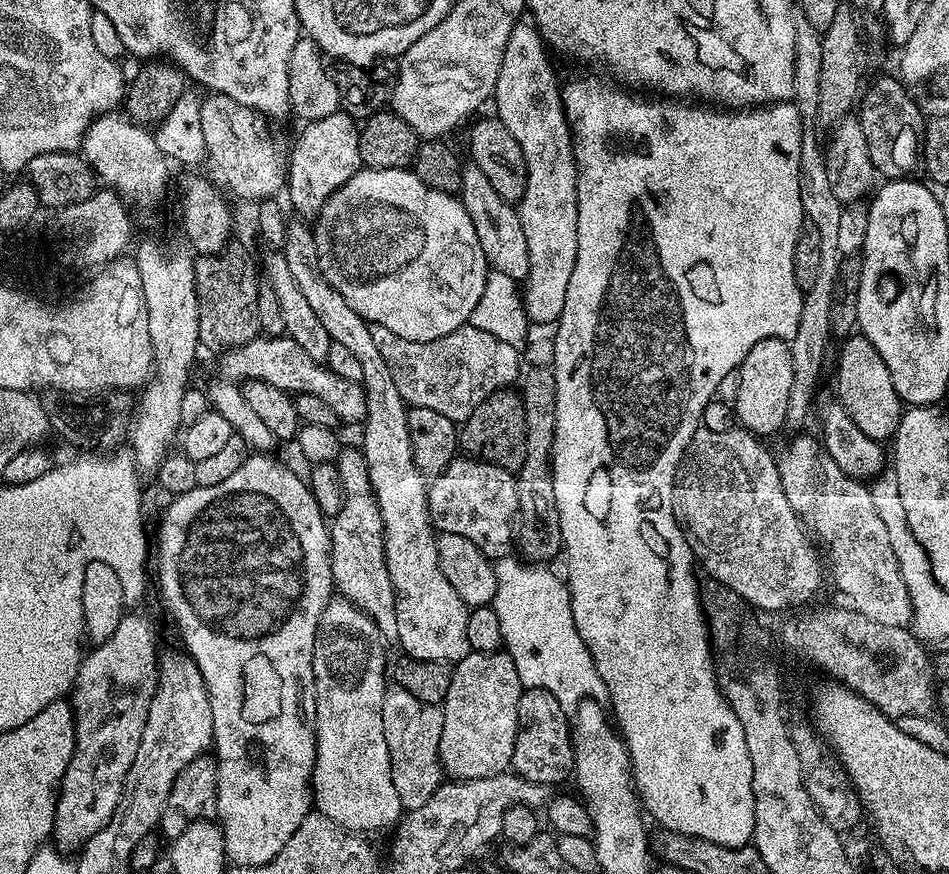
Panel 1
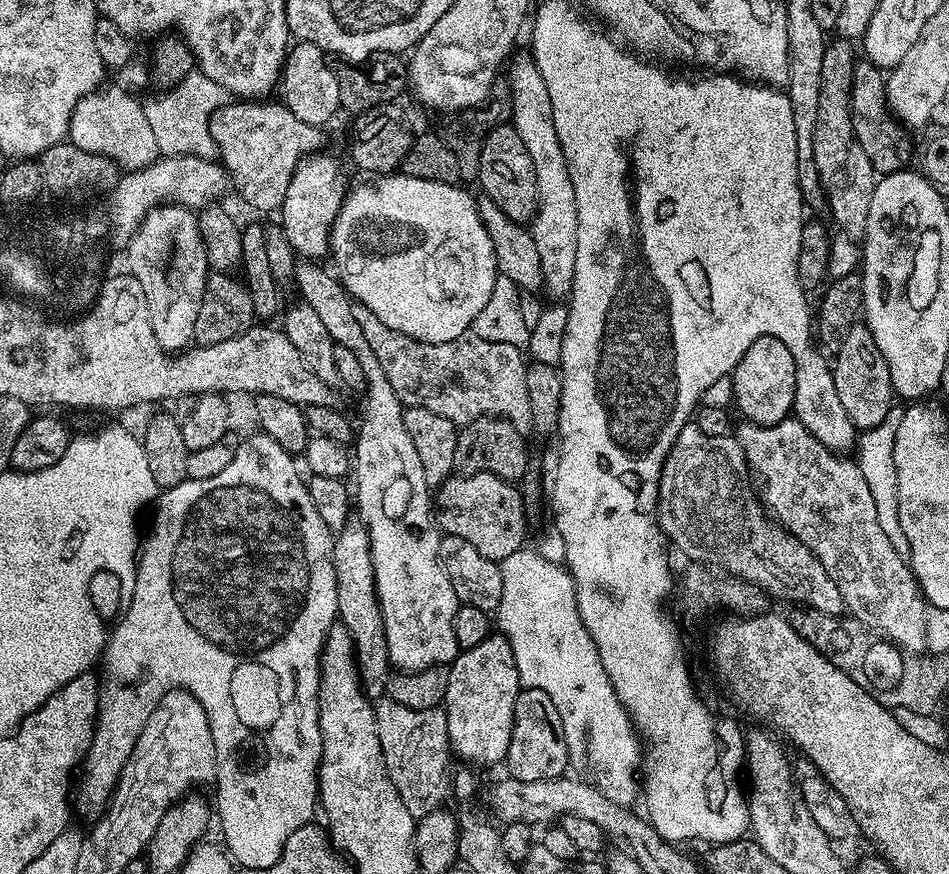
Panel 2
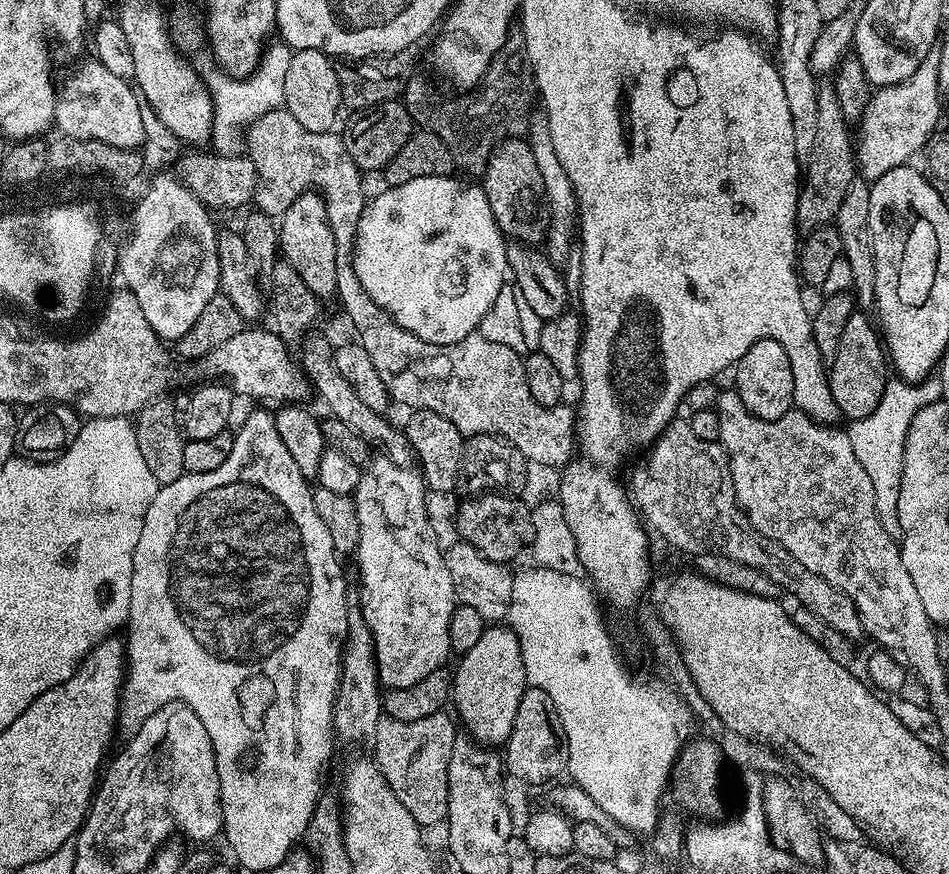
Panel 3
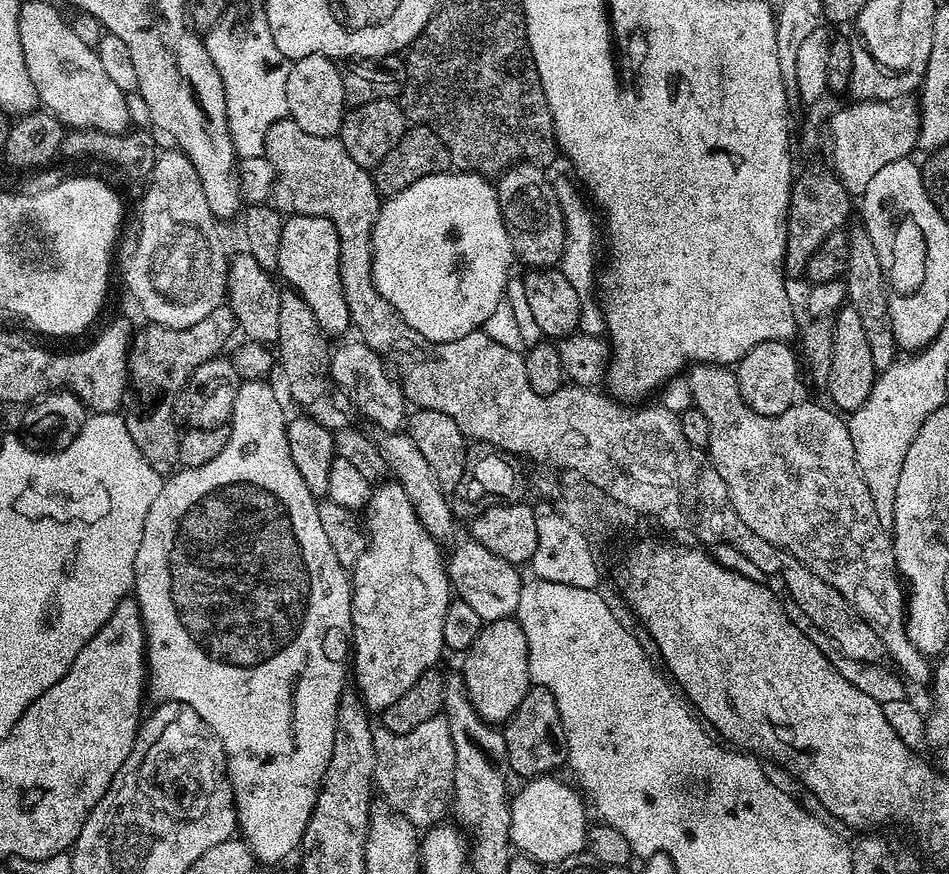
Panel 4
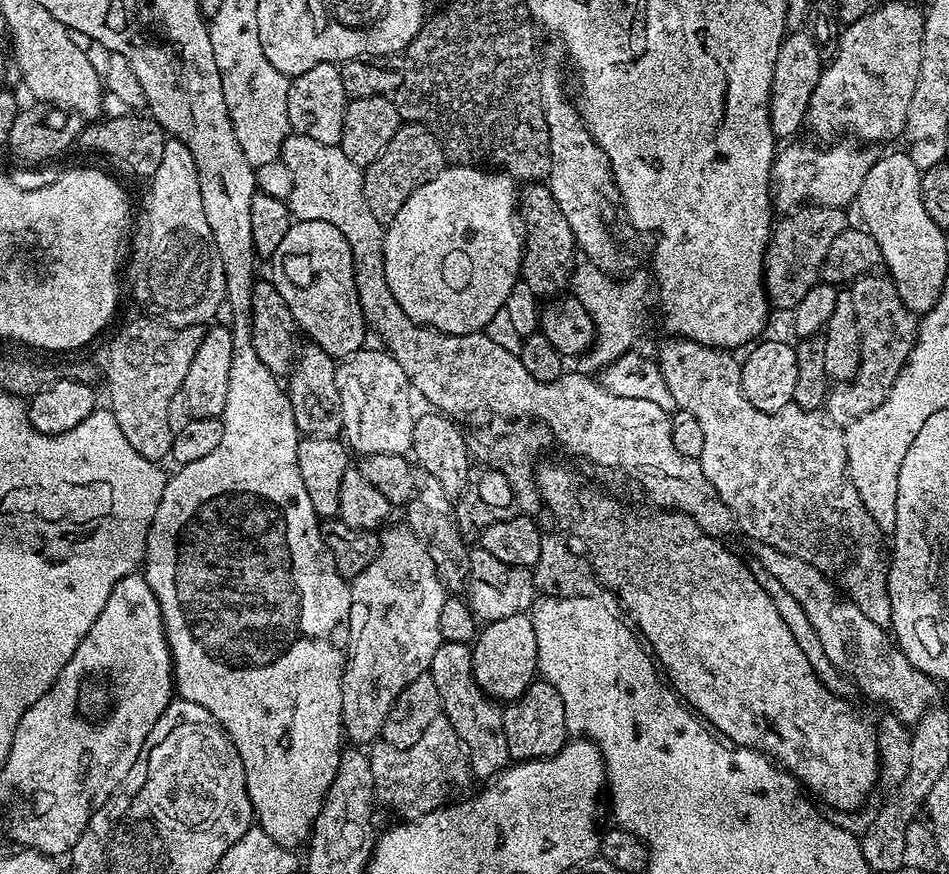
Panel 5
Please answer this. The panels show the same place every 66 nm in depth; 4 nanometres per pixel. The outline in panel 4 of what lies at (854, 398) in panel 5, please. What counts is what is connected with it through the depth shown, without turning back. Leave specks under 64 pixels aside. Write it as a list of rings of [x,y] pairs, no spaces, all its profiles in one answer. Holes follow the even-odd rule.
[[[856,226],[848,232],[848,286],[847,303],[858,310],[862,317],[862,326],[866,330],[866,338],[870,341],[870,354],[874,354],[874,366],[883,370],[897,359],[898,349],[892,333],[892,319],[888,313],[888,286],[884,282],[882,266],[878,262],[878,250],[874,250],[874,242],[870,242],[870,234],[862,226]]]

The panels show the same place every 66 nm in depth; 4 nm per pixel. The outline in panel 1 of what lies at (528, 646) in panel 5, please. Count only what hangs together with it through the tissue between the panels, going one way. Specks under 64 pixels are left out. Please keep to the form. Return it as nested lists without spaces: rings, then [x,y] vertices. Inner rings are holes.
[[[507,650],[498,652],[469,651],[467,656],[455,661],[450,678],[450,690],[446,690],[443,702],[444,721],[442,722],[442,742],[440,743],[440,763],[453,781],[490,778],[512,767],[514,742],[518,730],[518,702],[522,685],[518,670]]]

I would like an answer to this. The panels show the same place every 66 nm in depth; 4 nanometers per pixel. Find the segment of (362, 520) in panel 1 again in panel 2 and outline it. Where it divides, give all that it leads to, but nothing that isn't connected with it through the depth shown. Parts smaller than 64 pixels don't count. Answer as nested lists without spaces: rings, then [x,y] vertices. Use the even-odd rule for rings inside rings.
[[[349,519],[340,532],[335,533],[332,542],[332,561],[334,578],[338,586],[338,618],[352,636],[356,647],[356,663],[360,670],[361,685],[369,697],[380,698],[385,695],[386,681],[390,675],[386,634],[380,613],[380,603],[376,597],[374,582],[374,562],[370,554],[368,527],[359,519]]]

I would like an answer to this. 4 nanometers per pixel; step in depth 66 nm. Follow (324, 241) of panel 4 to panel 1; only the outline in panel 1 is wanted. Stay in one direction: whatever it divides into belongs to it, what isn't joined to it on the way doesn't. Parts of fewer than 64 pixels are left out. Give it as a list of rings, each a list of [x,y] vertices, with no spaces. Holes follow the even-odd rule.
[[[344,111],[335,112],[326,118],[307,121],[300,137],[292,144],[292,153],[286,156],[286,193],[295,215],[300,218],[315,218],[322,206],[354,174],[359,172],[361,125]]]

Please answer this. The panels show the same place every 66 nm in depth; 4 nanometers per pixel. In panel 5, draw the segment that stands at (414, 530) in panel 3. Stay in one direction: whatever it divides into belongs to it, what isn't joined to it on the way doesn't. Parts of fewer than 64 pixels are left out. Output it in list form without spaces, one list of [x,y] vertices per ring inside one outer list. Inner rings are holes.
[[[406,526],[400,528],[385,527],[379,533],[380,548],[373,555],[371,562],[366,566],[366,570],[362,570],[362,574],[355,576],[350,581],[352,593],[350,594],[350,639],[346,649],[346,659],[344,662],[344,677],[342,678],[342,732],[345,737],[348,736],[353,745],[368,746],[379,737],[380,727],[386,718],[386,714],[390,714],[390,706],[394,706],[394,702],[398,698],[398,694],[402,694],[402,690],[406,690],[406,686],[410,686],[410,682],[414,682],[414,678],[425,675],[431,669],[432,659],[438,650],[438,646],[442,643],[440,639],[440,631],[438,630],[438,618],[442,615],[442,602],[446,599],[446,589],[444,583],[438,578],[434,562],[430,562],[430,554],[426,554],[426,550],[418,542],[418,538]]]

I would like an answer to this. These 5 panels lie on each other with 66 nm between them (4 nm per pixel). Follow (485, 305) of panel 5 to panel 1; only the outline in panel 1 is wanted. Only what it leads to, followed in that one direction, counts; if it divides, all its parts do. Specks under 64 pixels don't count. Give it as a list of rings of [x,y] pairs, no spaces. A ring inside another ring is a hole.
[[[361,167],[360,171],[354,174],[354,178],[350,178],[350,182],[346,182],[341,188],[334,190],[334,194],[330,194],[330,198],[314,218],[314,231],[320,272],[326,278],[326,282],[330,282],[330,286],[334,286],[334,290],[338,290],[338,294],[350,304],[350,310],[357,312],[369,325],[386,326],[386,330],[394,330],[398,338],[406,338],[410,342],[430,342],[442,338],[454,330],[465,327],[474,306],[478,306],[478,298],[482,298],[482,290],[486,286],[490,269],[486,262],[486,254],[482,254],[482,245],[478,243],[478,234],[474,234],[474,222],[470,222],[470,214],[466,214],[464,203],[455,195],[426,186],[416,176],[415,171],[408,168],[382,170]]]

